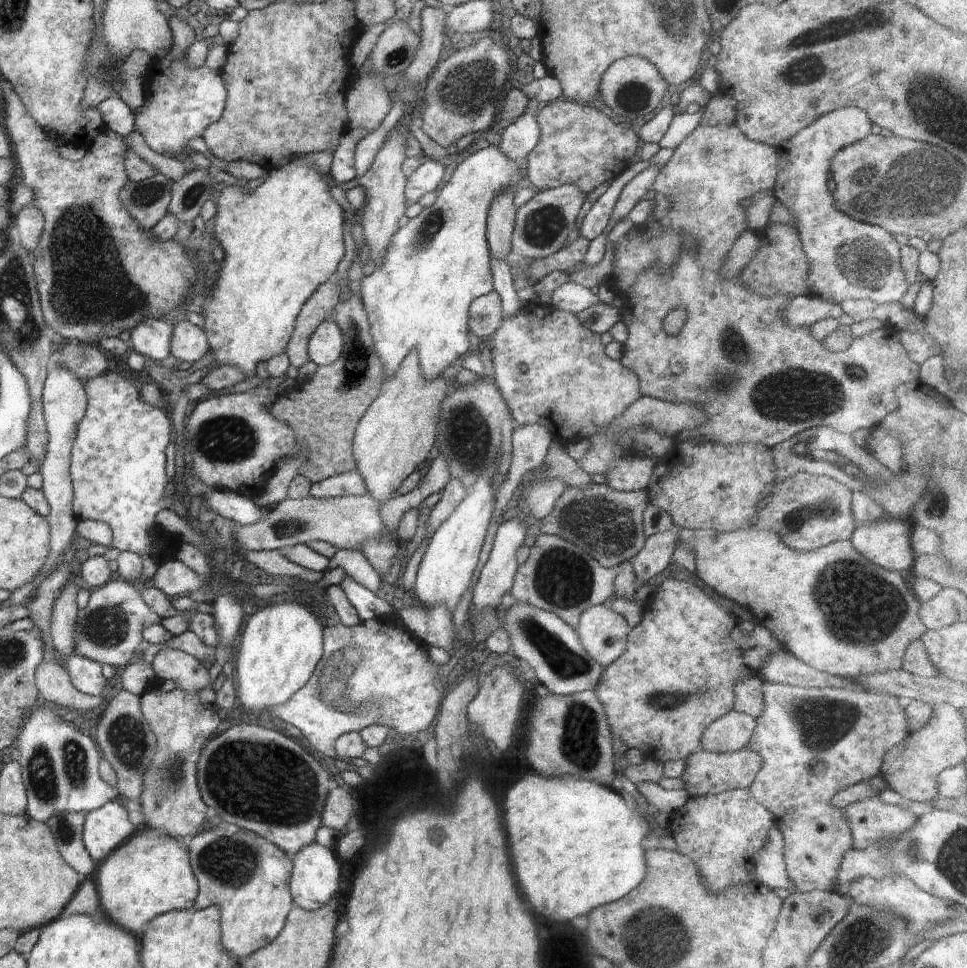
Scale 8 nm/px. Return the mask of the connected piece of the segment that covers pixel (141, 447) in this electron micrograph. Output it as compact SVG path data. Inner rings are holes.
M106 371L101 375L89 378L86 382L83 382L83 384L87 396L87 407L84 416L80 419L80 422L77 422L75 437L73 438L69 456L69 471L73 484L72 508L75 518L77 520L90 519L106 523L112 531L111 546L114 548L119 548L122 551L132 551L133 553L144 556L150 555L152 558L156 558L160 553L166 553L164 550L170 548L173 542L172 538L166 534L162 534L162 531L160 540L154 538L154 530L156 530L156 528L154 528L154 524L156 524L154 518L156 518L156 514L158 514L162 508L166 509L166 506L171 506L176 514L186 519L188 511L188 509L186 510L184 506L181 505L180 501L177 500L176 495L181 495L181 492L175 491L173 495L166 496L166 486L168 486L168 482L170 481L170 478L166 478L166 446L168 446L168 442L170 442L170 420L168 420L168 416L164 414L164 409L161 406L154 408L154 406L150 406L147 402L142 402L142 398L138 396L138 390L134 388L134 384L128 382L128 380L124 380L118 373ZM156 546L161 546L160 553L154 553Z

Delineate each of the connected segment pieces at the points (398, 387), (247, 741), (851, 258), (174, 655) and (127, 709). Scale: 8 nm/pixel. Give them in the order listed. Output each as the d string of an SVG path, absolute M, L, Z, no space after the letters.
M410 351L401 362L396 374L388 377L381 384L379 395L369 404L365 415L360 419L353 438L354 470L362 476L367 492L377 501L386 502L399 490L409 474L416 471L416 466L422 464L434 446L438 413L442 399L452 387L449 374L441 375L438 379L427 381L421 373L417 351Z
M234 723L226 731L219 735L216 735L213 739L203 746L198 759L198 772L197 772L197 783L202 800L209 806L211 812L220 816L220 818L228 824L235 824L237 827L242 827L250 832L255 832L258 836L265 838L268 842L275 844L280 850L283 850L292 859L293 856L307 844L315 841L316 830L321 826L321 816L324 810L324 805L331 791L330 776L328 772L320 765L318 761L312 757L308 750L304 750L297 742L286 737L285 735L260 726L258 724L236 724Z
M846 106L824 114L816 122L811 122L791 139L785 140L778 148L779 171L773 193L778 201L795 219L795 228L803 246L809 264L807 285L811 297L820 297L823 301L838 303L844 299L870 299L877 303L900 303L910 286L900 267L900 244L893 238L893 233L880 225L873 225L848 216L836 208L833 194L828 189L830 164L841 148L860 142L872 130L871 120L860 108Z
M178 649L161 650L151 665L158 680L174 680L177 688L187 693L198 692L210 682L209 669L195 656Z
M122 689L112 700L106 702L95 735L96 742L104 751L105 760L116 773L117 792L130 800L138 800L141 795L143 774L150 766L156 746L155 734L141 711L141 697Z

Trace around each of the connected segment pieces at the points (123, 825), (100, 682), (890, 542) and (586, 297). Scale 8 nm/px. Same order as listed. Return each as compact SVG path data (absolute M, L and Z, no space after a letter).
M114 799L87 814L83 843L94 860L101 863L114 848L122 846L132 832L134 828L128 820L128 812Z
M78 654L68 655L63 661L67 675L77 691L90 694L90 696L97 694L102 696L102 688L106 680L100 672L102 668L100 663Z
M885 517L877 523L864 523L855 528L850 542L876 566L889 571L906 572L915 562L911 547L911 526Z
M564 283L552 292L551 304L556 309L568 311L575 315L593 304L602 303L590 291L590 288L574 283Z

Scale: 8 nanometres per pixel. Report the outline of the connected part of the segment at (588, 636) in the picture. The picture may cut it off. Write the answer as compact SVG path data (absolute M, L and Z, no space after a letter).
M609 603L587 608L580 615L579 623L575 629L578 633L580 644L582 644L588 656L599 662L604 669L620 656L626 646L627 636L630 632L626 621L613 612Z

